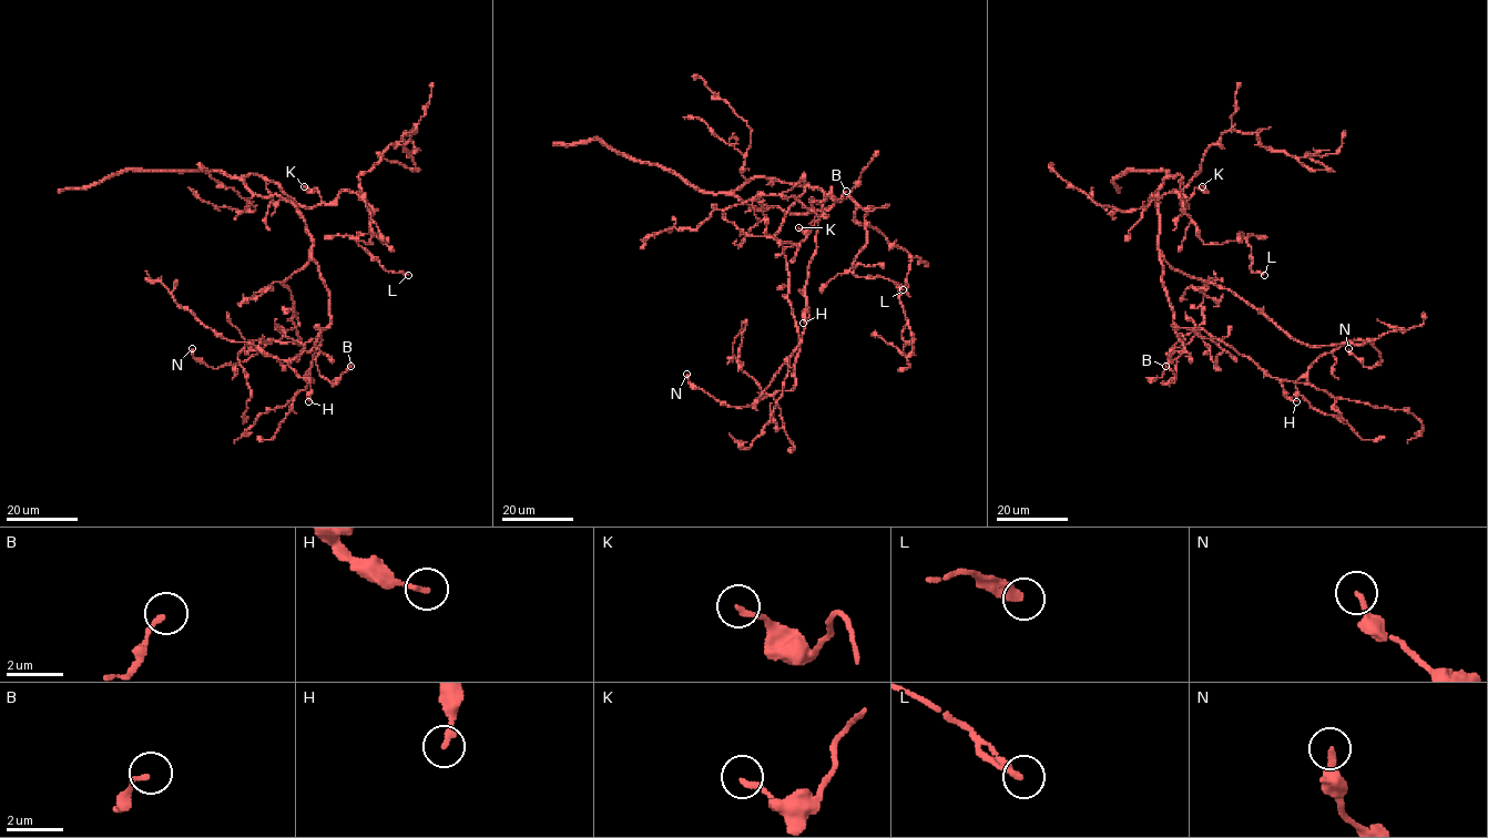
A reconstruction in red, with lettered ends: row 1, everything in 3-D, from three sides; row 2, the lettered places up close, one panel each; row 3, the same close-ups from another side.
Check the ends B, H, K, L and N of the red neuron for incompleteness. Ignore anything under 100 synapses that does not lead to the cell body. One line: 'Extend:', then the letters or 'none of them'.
Extend: none of them

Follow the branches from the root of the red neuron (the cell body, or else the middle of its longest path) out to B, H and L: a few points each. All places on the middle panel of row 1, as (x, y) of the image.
B: (787, 183), (807, 183), (825, 194), (821, 204), (811, 207), (813, 211), (812, 202), (841, 200), (846, 191)
H: (787, 183), (807, 183), (819, 188), (825, 200), (818, 220), (816, 251), (807, 267), (803, 323)
L: (787, 183), (753, 177), (732, 193), (802, 214), (850, 197), (867, 211), (866, 244), (850, 271), (903, 289)

